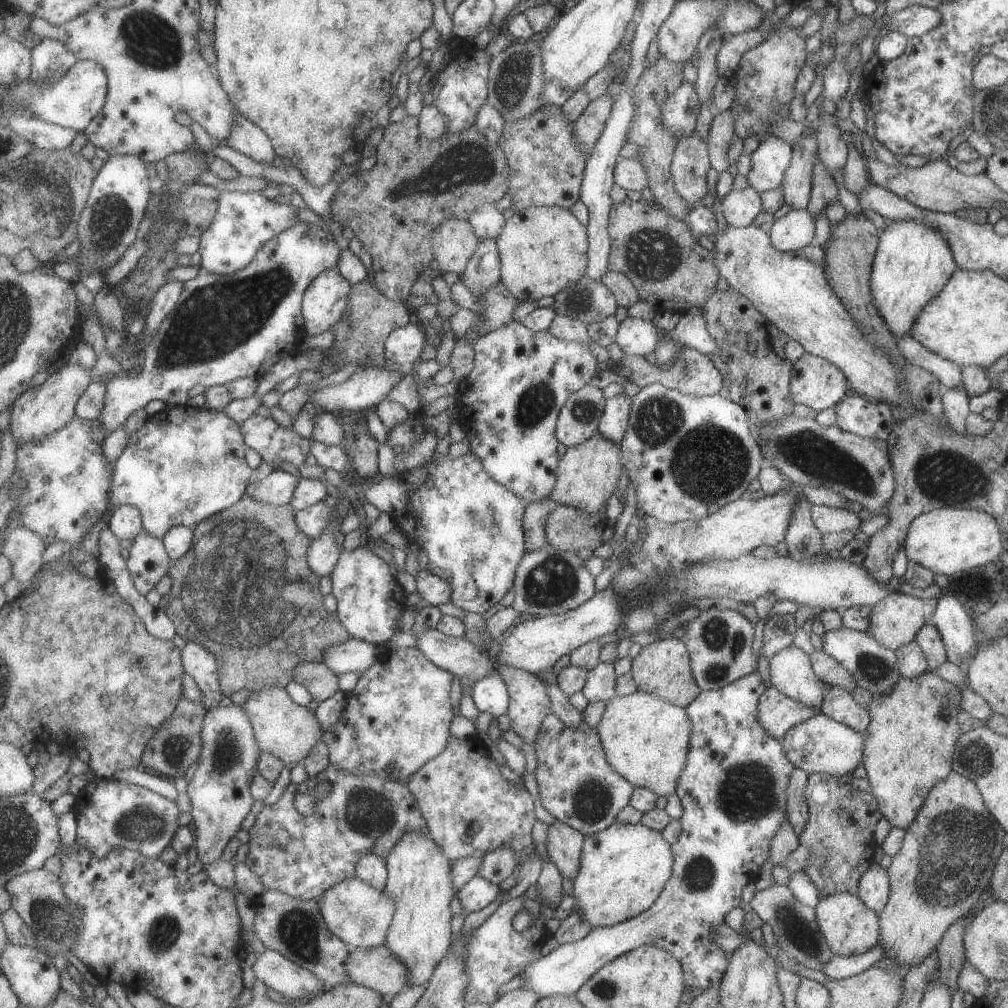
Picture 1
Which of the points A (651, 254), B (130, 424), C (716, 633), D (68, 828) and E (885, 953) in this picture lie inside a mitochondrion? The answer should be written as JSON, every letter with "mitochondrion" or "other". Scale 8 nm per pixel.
{"A":"mitochondrion","B":"other","C":"mitochondrion","D":"other","E":"other"}

